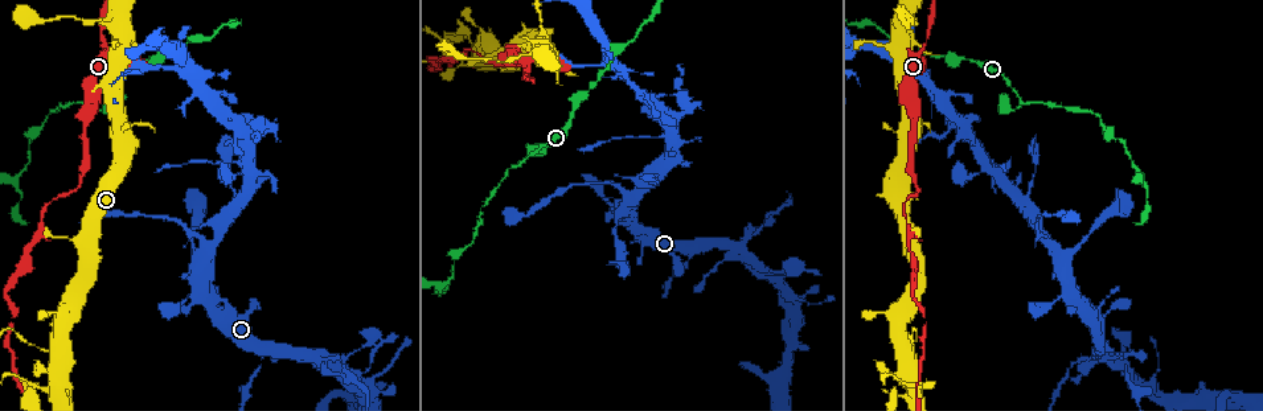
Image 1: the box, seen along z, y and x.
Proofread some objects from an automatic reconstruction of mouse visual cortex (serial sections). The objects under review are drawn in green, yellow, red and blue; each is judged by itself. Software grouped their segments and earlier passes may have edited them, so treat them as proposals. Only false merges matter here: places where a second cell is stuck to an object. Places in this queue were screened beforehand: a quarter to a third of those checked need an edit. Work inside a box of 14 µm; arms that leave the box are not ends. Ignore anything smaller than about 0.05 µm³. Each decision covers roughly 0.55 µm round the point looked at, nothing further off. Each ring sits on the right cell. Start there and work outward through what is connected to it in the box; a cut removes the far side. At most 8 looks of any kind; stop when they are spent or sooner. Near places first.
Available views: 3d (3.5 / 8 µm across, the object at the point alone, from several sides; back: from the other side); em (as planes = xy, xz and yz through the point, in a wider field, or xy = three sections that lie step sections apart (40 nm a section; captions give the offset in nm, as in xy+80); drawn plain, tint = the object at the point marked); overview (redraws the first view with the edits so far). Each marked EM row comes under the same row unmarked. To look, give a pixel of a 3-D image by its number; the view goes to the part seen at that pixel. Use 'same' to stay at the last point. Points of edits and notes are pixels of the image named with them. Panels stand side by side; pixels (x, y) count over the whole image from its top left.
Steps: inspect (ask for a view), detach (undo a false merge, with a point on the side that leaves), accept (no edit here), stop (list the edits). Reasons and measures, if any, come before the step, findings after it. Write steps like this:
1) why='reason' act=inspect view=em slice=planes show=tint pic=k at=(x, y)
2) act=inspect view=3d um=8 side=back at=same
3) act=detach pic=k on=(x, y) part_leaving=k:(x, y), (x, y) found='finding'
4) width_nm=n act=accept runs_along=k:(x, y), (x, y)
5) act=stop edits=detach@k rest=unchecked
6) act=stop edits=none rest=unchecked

act=inspect view=3d um=3.5 side=back pic=1 at=(624, 193)

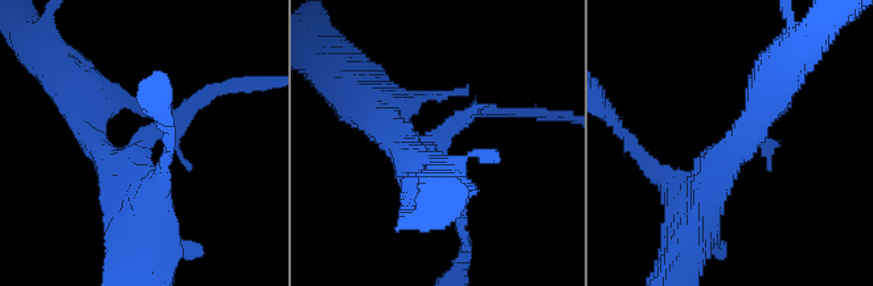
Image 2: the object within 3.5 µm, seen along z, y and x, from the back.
why='need the tissue' act=inspect view=em slice=xy step=2 show=tint pic=2 at=(141, 141)

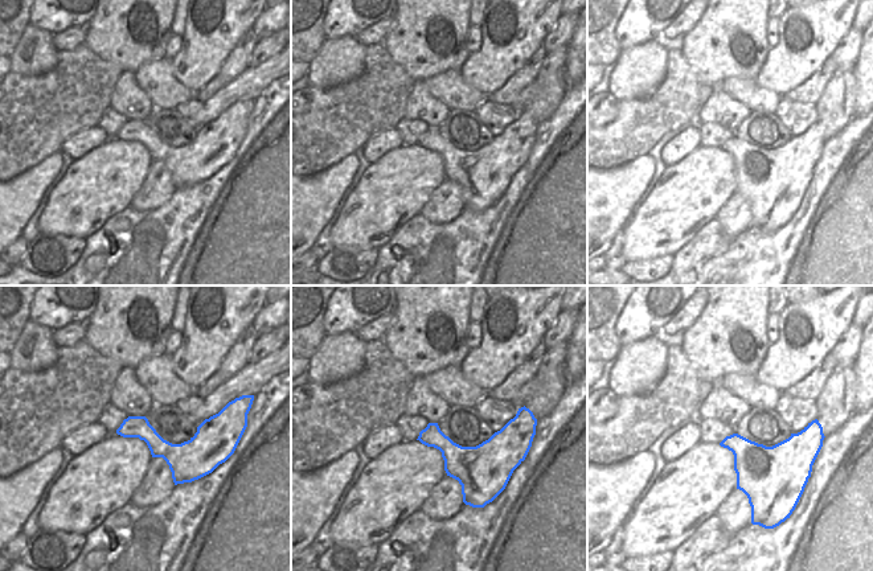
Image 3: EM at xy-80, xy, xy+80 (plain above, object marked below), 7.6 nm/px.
act=accept found='continuous, no second cell'

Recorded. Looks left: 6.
why='a narrow waist' act=inspect view=3d um=3.5 pic=1 at=(310, 358)

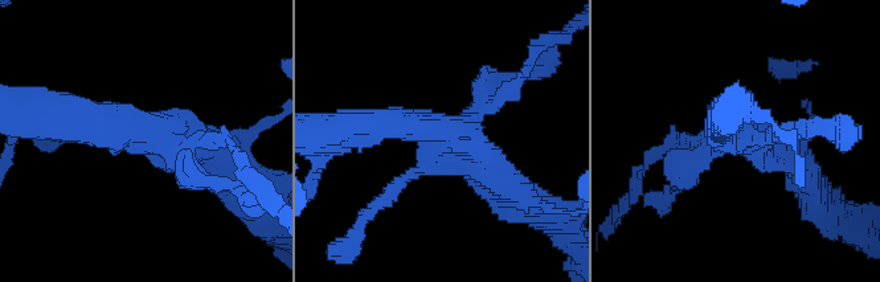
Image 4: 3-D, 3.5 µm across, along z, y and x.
why='now the EM' act=inspect view=em slice=xy step=2 show=tint pic=4 at=(142, 134)

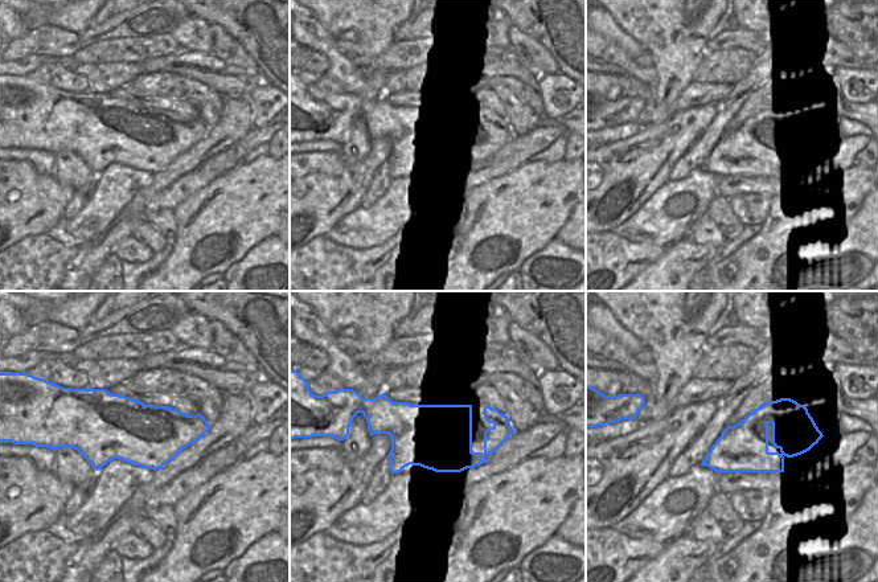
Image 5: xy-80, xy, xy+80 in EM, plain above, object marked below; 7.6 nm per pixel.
act=accept runs_along=4:(352, 127), (425, 123), (502, 182) found='one cell here'

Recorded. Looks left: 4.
why='looks like a crossing' act=inspect view=3d um=8 pic=1 at=(55, 367)

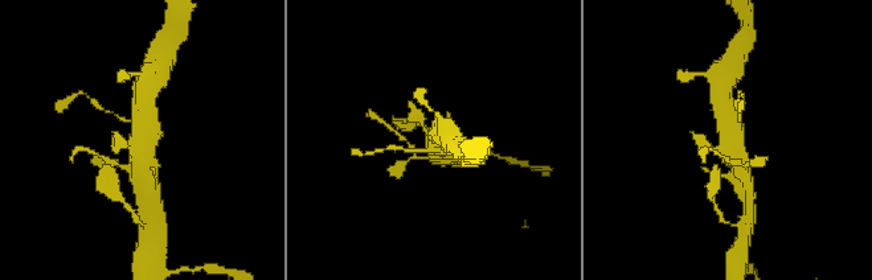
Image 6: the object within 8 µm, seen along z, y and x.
why='closer look' act=inspect view=3d um=3.5 side=back pic=6 at=(141, 139)

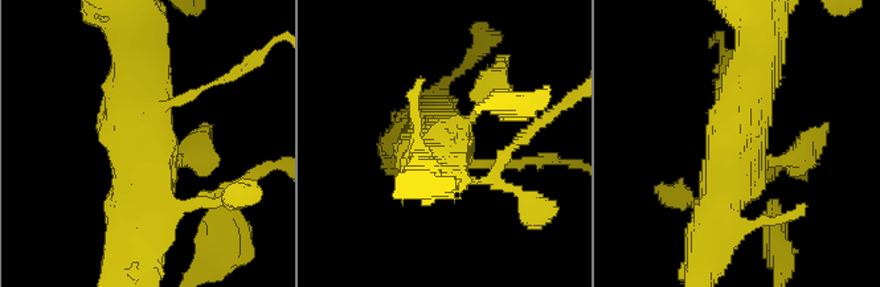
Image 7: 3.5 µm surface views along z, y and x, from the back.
arms=4 arm_widths_nm=100,150,500,600 why='now the EM' act=inspect view=em slice=xy step=2 show=tint pic=7 at=(150, 143)

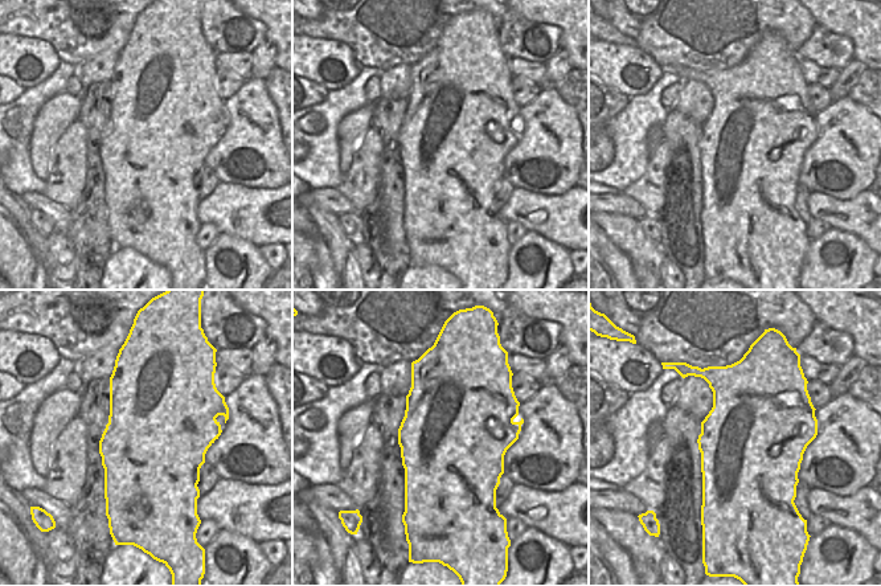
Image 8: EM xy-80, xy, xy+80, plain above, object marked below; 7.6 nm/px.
width_nm=850 act=accept runs_along=7:(760, 35), (719, 201) found='continuous, no second cell'

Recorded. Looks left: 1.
act=stop edits=none rest=unchecked

